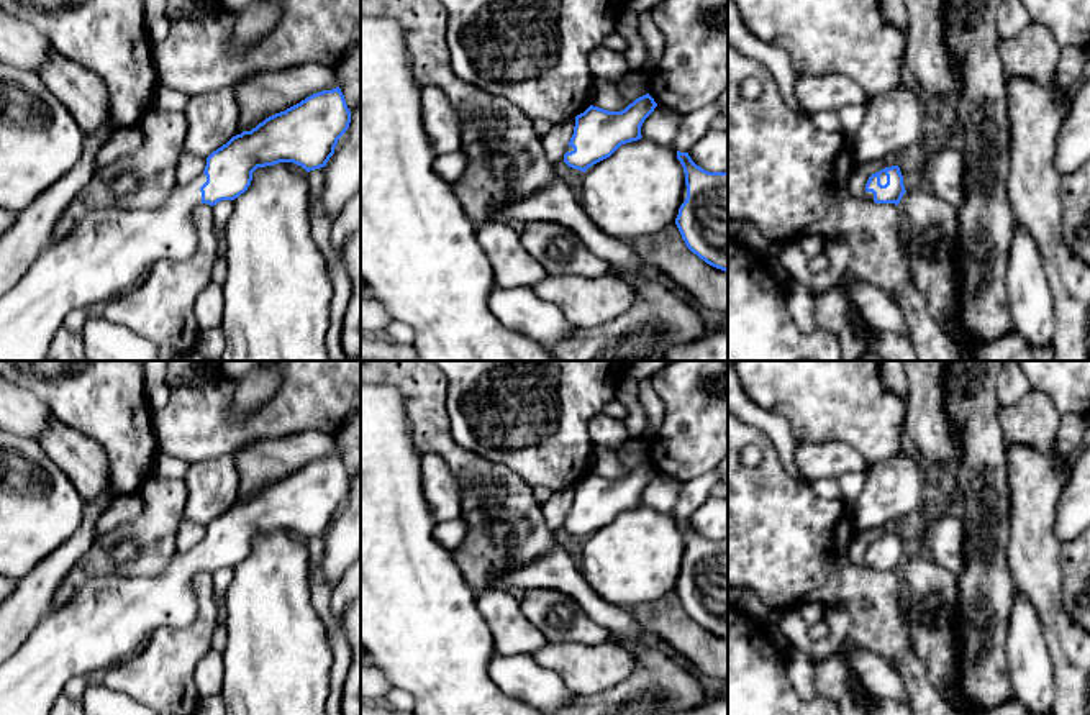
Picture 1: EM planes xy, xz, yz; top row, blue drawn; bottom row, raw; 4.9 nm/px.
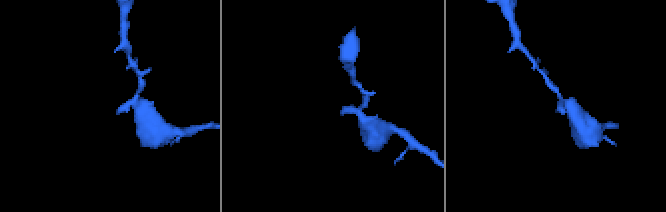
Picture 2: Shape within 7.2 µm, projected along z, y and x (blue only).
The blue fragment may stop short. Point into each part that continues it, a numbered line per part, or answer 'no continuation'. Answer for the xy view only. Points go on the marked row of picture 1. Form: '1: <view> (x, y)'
1: xy (107, 255)

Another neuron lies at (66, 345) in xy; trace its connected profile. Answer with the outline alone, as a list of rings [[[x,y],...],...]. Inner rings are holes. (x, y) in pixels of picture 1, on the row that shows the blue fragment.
[[[61,326],[49,343],[44,361],[90,361],[84,349],[82,331]]]

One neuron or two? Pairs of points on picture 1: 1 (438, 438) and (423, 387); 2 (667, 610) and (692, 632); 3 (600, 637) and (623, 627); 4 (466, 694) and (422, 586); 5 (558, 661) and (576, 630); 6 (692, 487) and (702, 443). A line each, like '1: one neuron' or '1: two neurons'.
1: one neuron
2: one neuron
3: two neurons
4: one neuron
5: two neurons
6: two neurons

